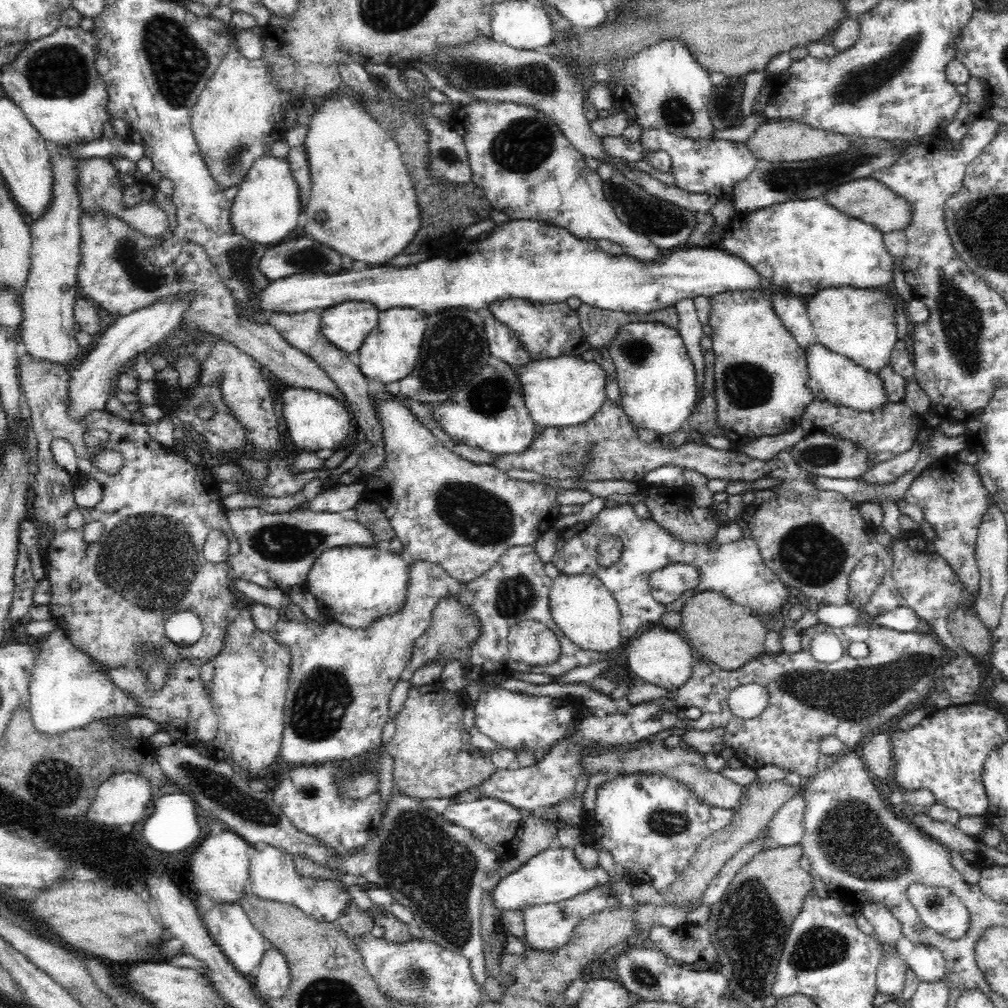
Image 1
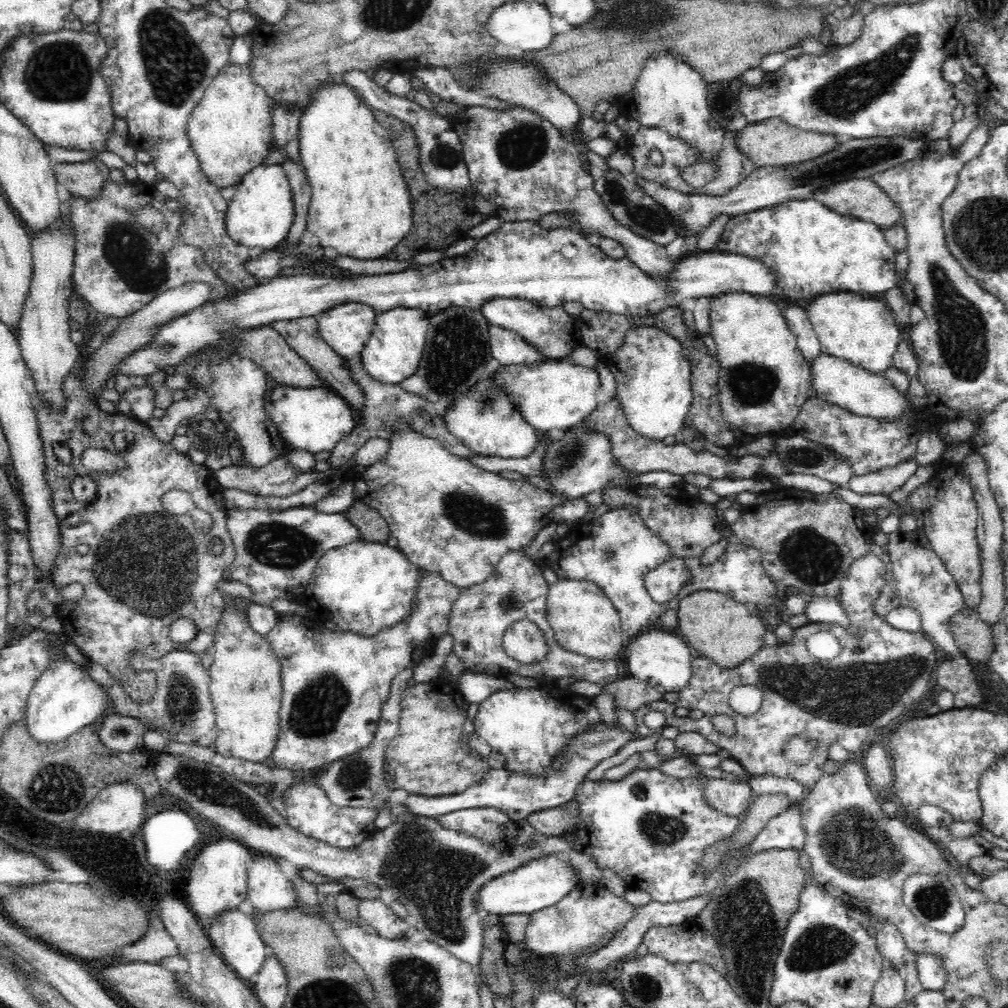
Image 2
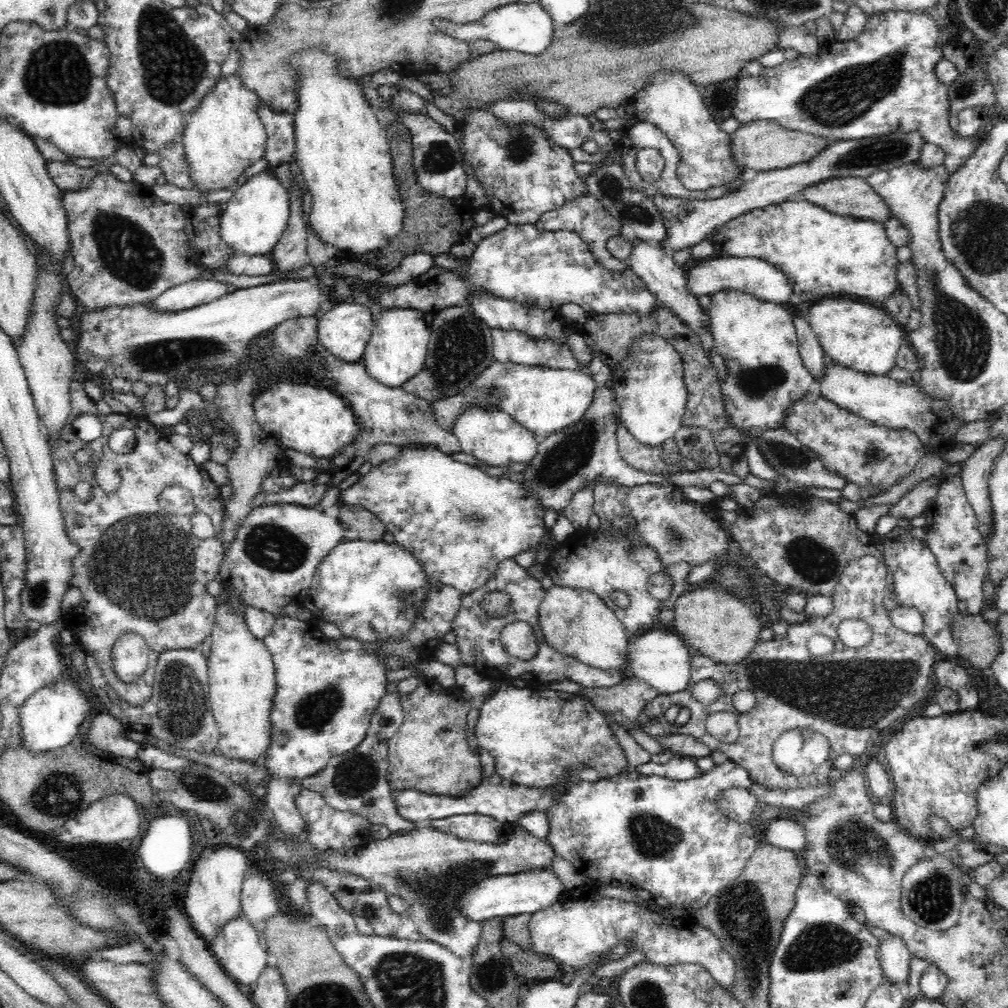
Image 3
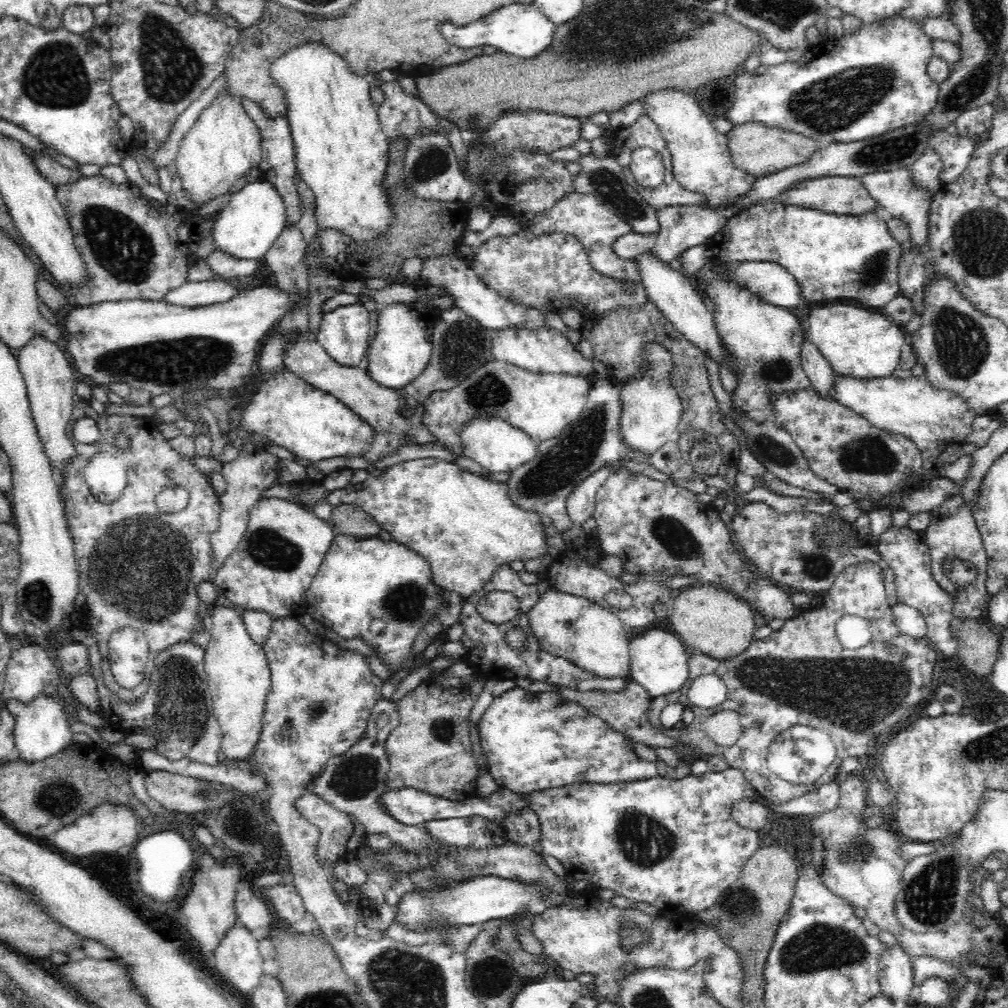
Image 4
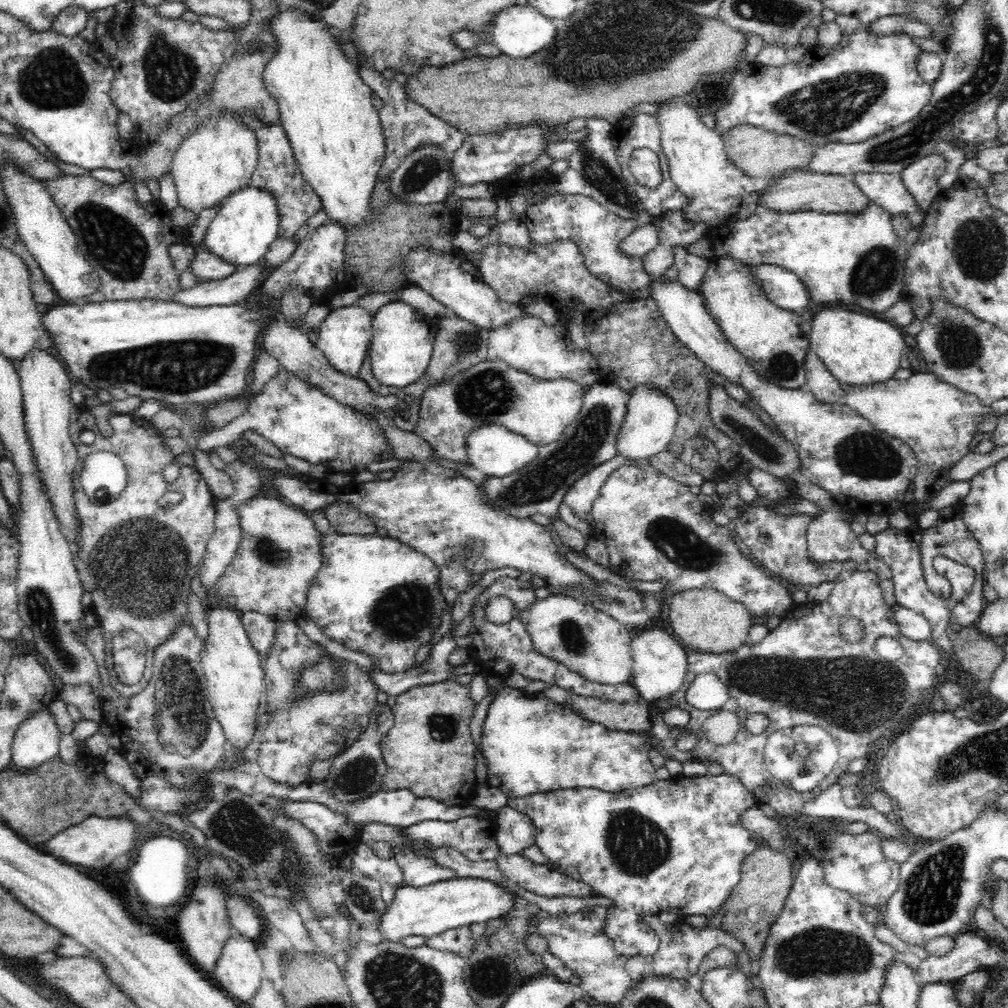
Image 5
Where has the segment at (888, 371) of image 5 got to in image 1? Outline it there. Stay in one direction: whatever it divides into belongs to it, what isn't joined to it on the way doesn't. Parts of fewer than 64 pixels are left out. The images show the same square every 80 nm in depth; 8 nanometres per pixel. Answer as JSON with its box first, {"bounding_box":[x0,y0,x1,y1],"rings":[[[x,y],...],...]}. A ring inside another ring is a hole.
{"bounding_box":[806,286,900,373],"rings":[[[830,286],[807,297],[806,306],[820,345],[873,373],[889,365],[892,350],[900,340],[895,319],[896,296],[882,292],[882,288]]]}

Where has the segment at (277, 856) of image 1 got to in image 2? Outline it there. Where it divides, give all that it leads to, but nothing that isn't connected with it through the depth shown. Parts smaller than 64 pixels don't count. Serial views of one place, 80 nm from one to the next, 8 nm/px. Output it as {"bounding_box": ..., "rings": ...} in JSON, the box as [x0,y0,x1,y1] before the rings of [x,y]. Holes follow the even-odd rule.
{"bounding_box":[246,856,308,915],"rings":[[[258,856],[247,872],[246,896],[254,911],[298,909],[308,915],[308,906],[296,896],[292,882],[282,876],[278,860],[272,856]]]}

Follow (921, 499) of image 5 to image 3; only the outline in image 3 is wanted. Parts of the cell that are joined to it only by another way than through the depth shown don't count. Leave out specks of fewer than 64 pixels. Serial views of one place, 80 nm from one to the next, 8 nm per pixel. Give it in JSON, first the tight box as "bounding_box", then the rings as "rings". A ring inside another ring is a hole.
{"bounding_box":[816,360,965,457],"rings":[[[830,360],[823,367],[816,383],[819,385],[820,396],[878,426],[901,427],[902,430],[913,432],[920,439],[921,446],[929,450],[937,448],[935,454],[939,457],[957,444],[954,434],[965,424],[960,417],[954,416],[950,401],[932,398],[911,378],[900,382],[888,375],[864,374]]]}

